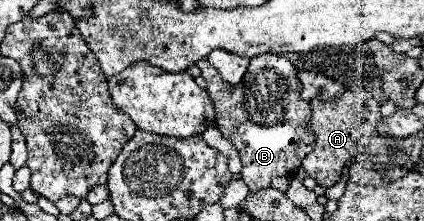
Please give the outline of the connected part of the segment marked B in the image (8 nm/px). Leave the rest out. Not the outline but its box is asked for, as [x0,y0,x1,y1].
[197,53,315,191]

